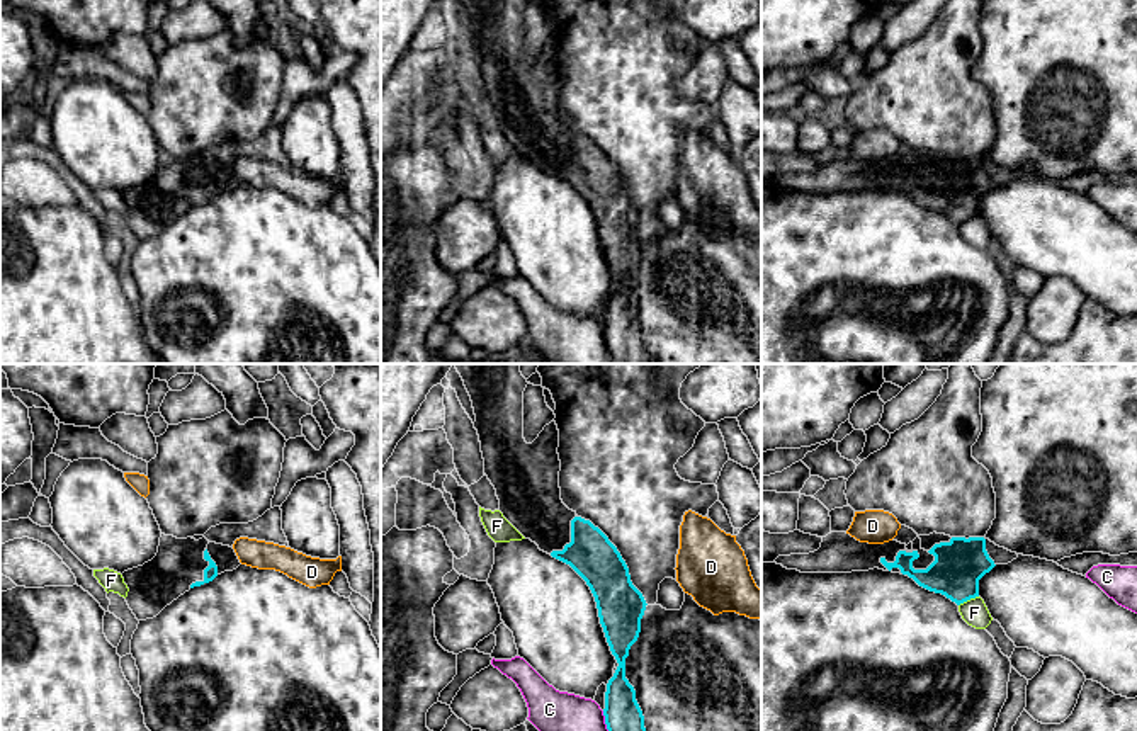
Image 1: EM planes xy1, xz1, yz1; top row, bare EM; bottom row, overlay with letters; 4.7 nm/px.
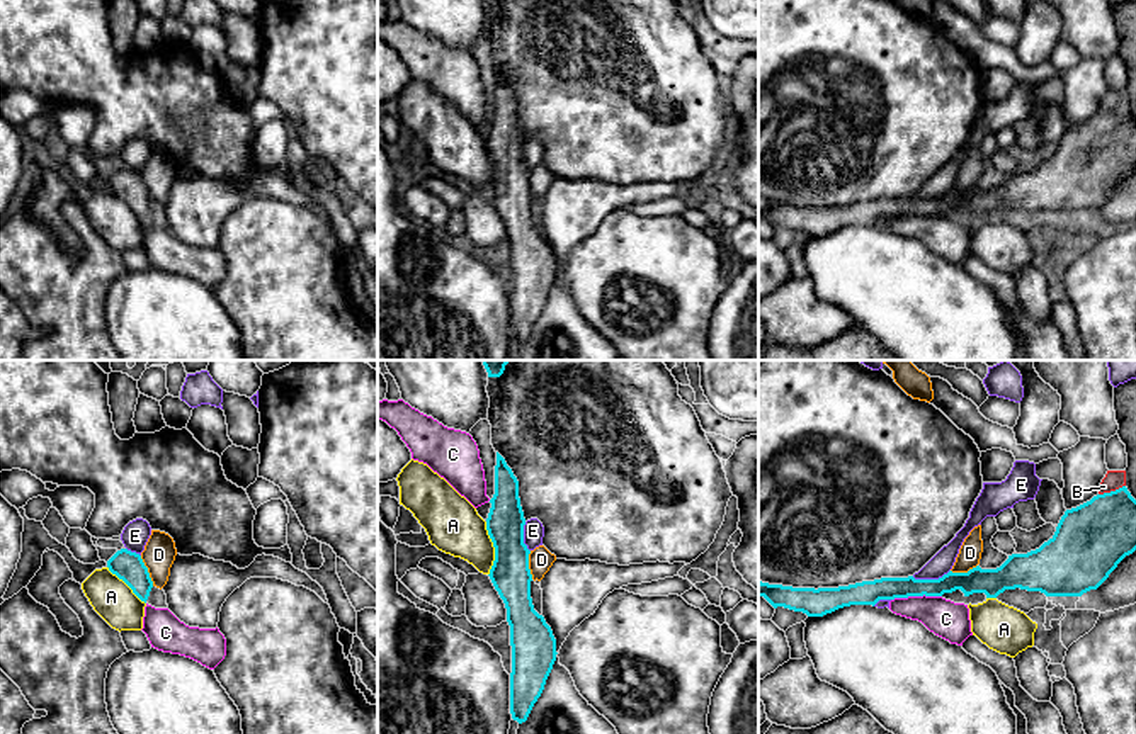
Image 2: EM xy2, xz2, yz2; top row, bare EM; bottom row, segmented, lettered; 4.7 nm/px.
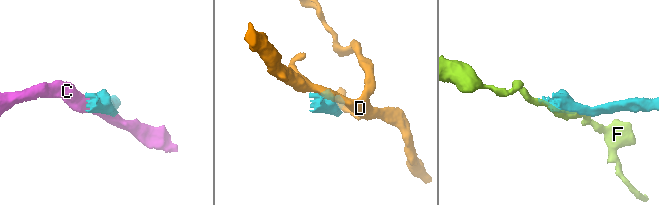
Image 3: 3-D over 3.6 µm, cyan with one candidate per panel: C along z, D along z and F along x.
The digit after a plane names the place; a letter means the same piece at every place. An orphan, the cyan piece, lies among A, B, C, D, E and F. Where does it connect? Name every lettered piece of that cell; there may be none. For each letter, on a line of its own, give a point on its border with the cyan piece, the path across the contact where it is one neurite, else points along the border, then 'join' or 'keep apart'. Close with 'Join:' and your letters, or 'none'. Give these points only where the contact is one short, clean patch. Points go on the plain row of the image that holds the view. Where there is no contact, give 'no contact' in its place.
A: meets cyan in xz2 at (495, 169); keep apart
B: meets cyan in yz2 at (1111, 111); border along yz2 (1124, 104), (1099, 114); keep apart
C: meets cyan in yz2 at (915, 214); border along yz2 (941, 214), (908, 214), (891, 220); keep apart
D: meets cyan in xy2 at (147, 191); border along xy2 (140, 175), (153, 204); keep apart
E: meets cyan in yz2 at (931, 199); keep apart
F: meets cyan in yz1 at (967, 218); keep apart
Join: none

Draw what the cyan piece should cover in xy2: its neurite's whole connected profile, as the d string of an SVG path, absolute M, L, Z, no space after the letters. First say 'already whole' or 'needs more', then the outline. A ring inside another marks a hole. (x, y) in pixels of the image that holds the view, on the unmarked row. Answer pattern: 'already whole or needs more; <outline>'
already whole; M121 168L107 180L107 187L146 223L153 200L139 173Z

